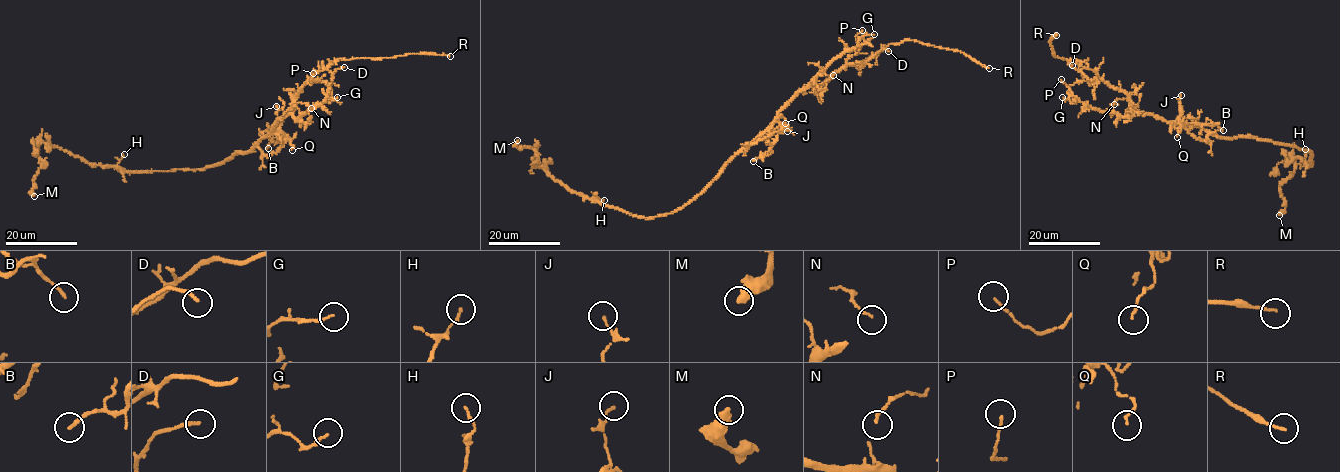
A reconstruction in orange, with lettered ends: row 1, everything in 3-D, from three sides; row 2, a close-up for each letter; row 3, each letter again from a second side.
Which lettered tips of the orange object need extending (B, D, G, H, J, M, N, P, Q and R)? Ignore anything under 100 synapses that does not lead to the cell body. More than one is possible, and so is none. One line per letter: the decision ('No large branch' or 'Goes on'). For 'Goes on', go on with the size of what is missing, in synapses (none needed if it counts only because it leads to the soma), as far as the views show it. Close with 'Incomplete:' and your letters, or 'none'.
B: No large branch
D: No large branch
G: No large branch
H: No large branch
J: No large branch
M: No large branch
N: No large branch
P: No large branch
Q: No large branch
R: Goes on
Incomplete: R

